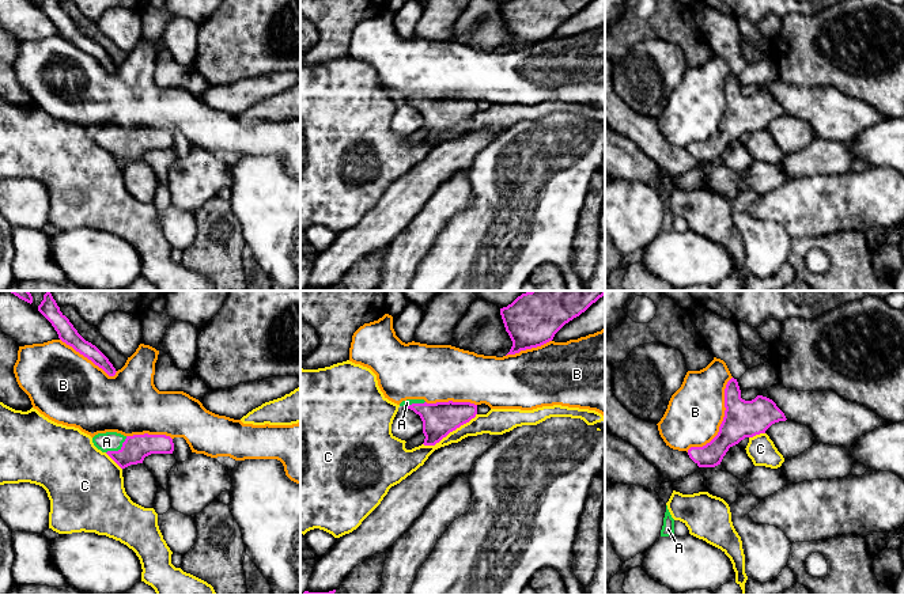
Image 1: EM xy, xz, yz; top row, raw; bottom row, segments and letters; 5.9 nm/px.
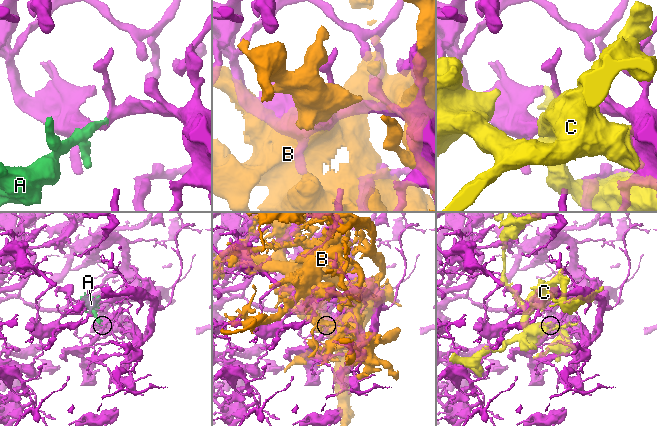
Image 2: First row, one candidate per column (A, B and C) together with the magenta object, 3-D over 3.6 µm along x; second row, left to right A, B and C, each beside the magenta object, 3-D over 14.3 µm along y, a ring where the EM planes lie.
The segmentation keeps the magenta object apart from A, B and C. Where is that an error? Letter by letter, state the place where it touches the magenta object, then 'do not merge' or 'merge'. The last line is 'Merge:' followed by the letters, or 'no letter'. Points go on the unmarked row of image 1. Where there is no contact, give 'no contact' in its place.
A: contact xy (118, 146); merge
B: contact yz (723, 116); do not merge
C: contact xz (450, 127); do not merge
Merge: A

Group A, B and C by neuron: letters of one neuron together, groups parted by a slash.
A / B / C

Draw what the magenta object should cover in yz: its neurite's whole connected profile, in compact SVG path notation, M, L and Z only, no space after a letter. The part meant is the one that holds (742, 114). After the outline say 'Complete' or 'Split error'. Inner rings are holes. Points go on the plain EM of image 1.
M734 73L727 77L725 84L725 103L718 130L706 141L688 145L689 154L699 163L720 160L730 143L745 133L765 129L772 120L787 115L776 99L767 92L757 91L752 96L742 95Z. Complete

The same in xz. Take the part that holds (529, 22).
M508 0L500 11L512 42L507 50L541 42L591 0Z. Complete

